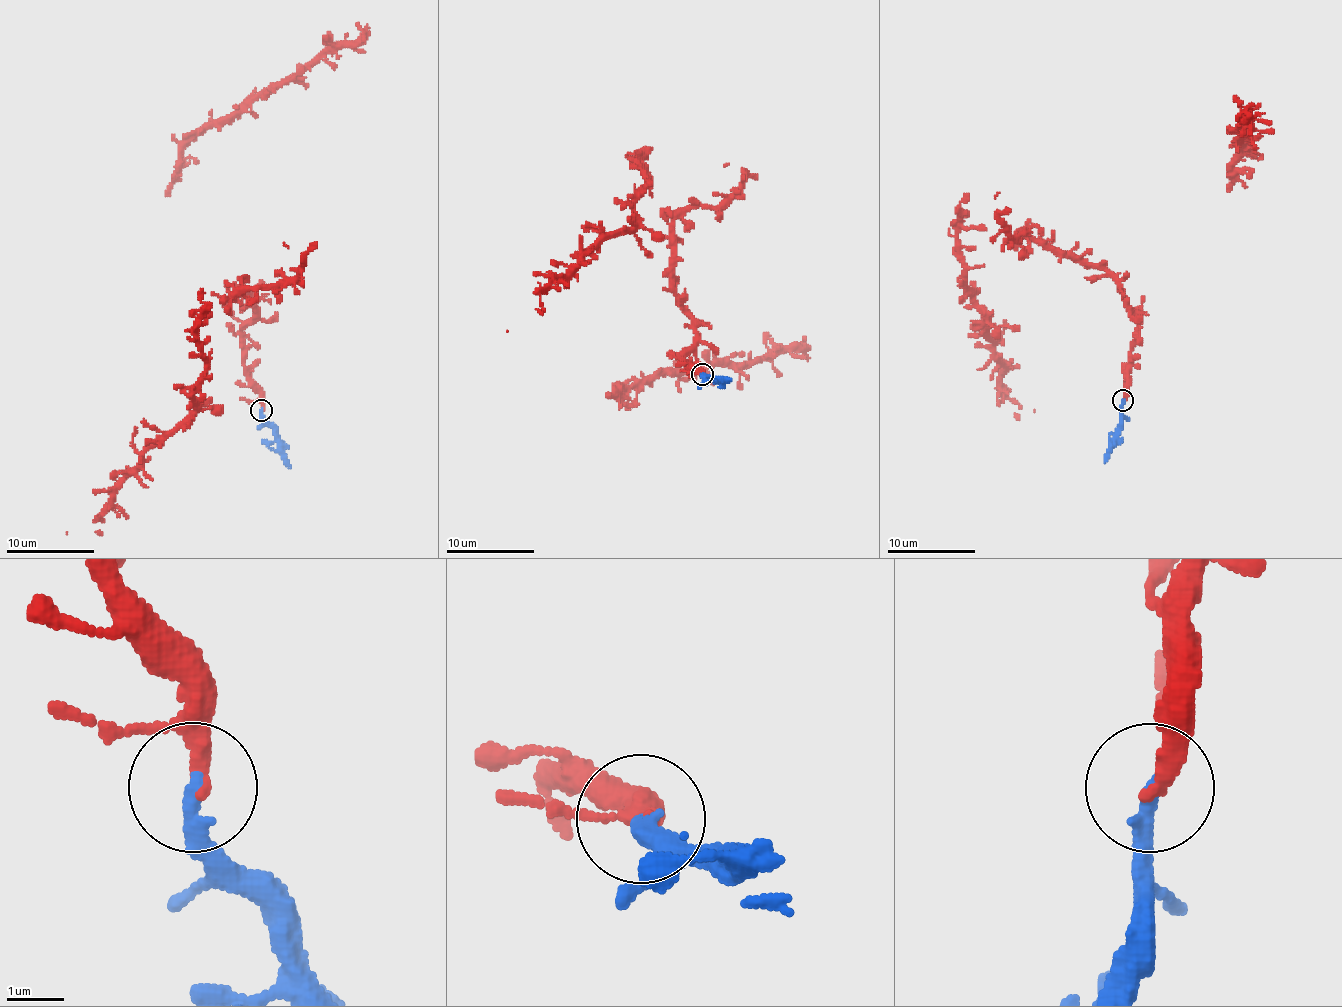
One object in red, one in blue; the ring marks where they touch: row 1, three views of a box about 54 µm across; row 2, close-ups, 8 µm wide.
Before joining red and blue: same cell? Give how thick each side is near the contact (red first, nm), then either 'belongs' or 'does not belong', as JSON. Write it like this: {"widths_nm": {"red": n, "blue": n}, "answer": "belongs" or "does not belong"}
{"widths_nm": {"red": 340, "blue": 300}, "answer": "belongs"}

